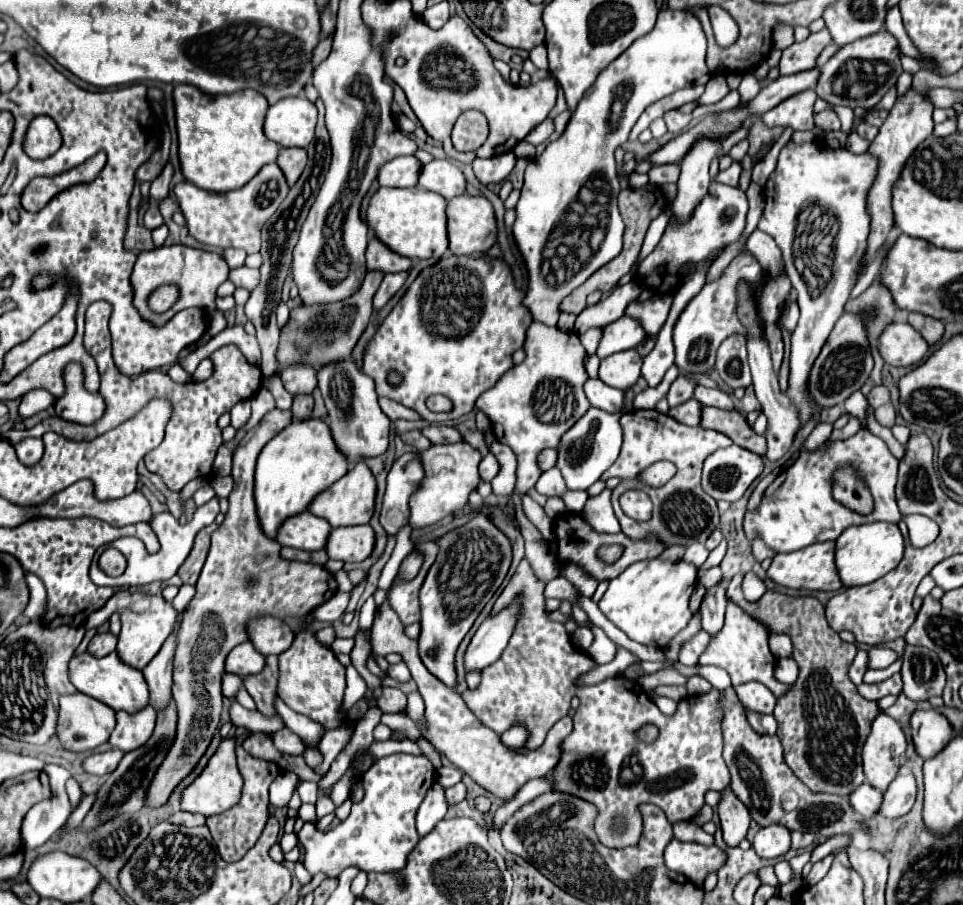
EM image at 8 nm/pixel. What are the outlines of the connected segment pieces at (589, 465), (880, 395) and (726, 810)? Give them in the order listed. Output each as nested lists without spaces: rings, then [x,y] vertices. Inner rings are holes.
[[[625,389],[625,403],[623,409],[617,413],[607,413],[603,409],[591,407],[569,431],[563,433],[559,447],[557,447],[557,469],[561,471],[567,487],[571,489],[587,489],[591,487],[619,457],[621,441],[623,441],[623,429],[621,429],[621,415],[629,413],[633,409],[635,393],[633,389]]]
[[[877,385],[877,387],[873,387],[871,393],[867,395],[867,401],[869,401],[869,405],[871,405],[873,409],[879,407],[879,405],[883,405],[883,403],[889,403],[889,391],[887,391],[883,385]]]
[[[725,789],[721,793],[723,793],[723,801],[719,803],[719,819],[721,819],[723,839],[729,847],[737,847],[747,835],[751,817],[747,807],[735,797],[731,789]]]

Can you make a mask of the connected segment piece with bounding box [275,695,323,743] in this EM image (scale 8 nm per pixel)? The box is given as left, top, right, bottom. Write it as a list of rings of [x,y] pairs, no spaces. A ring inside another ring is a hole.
[[[275,695],[275,711],[277,715],[285,721],[285,727],[291,729],[295,735],[299,735],[303,741],[307,743],[317,743],[319,737],[321,737],[321,731],[323,727],[315,721],[311,721],[309,717],[305,715],[297,715],[293,709],[289,709],[279,695]]]

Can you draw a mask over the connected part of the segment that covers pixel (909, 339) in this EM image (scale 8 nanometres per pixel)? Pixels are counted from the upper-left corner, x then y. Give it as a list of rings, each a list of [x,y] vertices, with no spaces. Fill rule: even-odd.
[[[889,323],[879,335],[879,355],[887,365],[915,365],[927,349],[927,341],[909,323]]]

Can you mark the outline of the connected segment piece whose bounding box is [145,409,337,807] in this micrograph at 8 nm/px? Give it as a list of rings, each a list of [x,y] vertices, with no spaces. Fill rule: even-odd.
[[[269,411],[261,423],[251,429],[233,453],[233,479],[235,487],[229,495],[229,511],[223,525],[211,537],[211,551],[207,555],[205,567],[197,581],[197,593],[183,613],[183,623],[179,631],[179,643],[175,651],[175,675],[173,675],[173,699],[179,709],[177,737],[163,761],[163,767],[155,773],[151,787],[147,791],[145,805],[163,805],[171,791],[187,777],[197,761],[203,757],[211,737],[219,729],[219,713],[223,707],[221,677],[227,653],[247,641],[245,621],[249,617],[273,615],[273,617],[297,617],[311,613],[315,607],[325,603],[337,593],[337,581],[323,565],[285,561],[279,555],[281,545],[267,537],[259,525],[255,497],[253,497],[253,473],[255,461],[265,447],[281,429],[293,421],[291,411]]]

